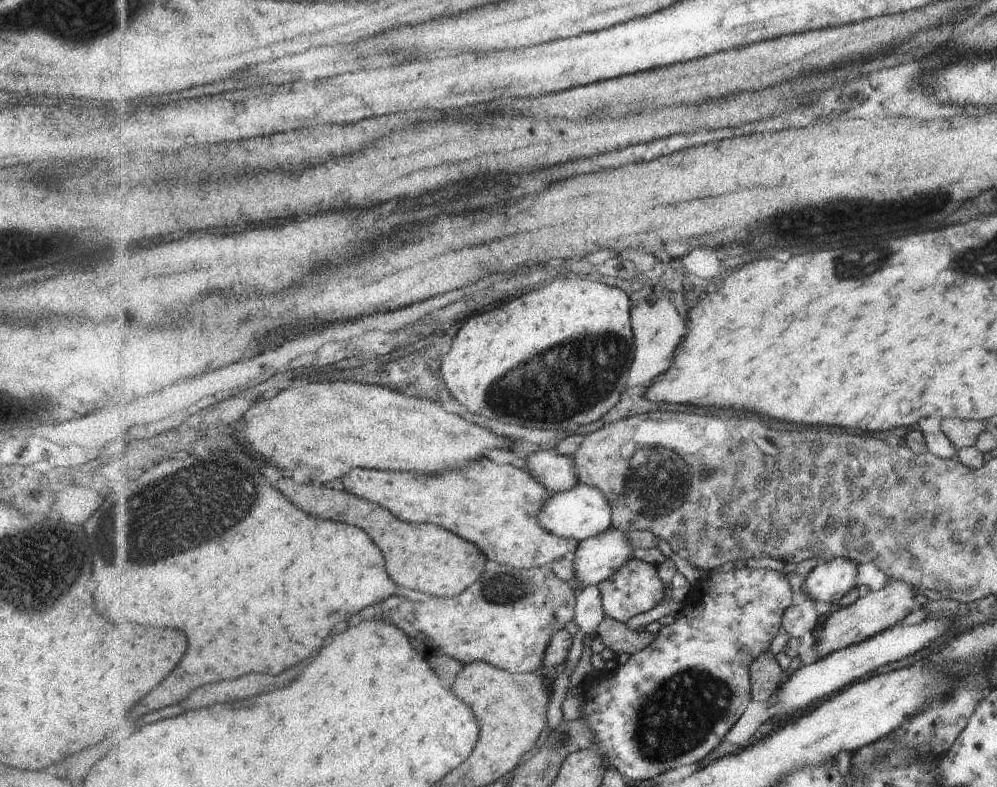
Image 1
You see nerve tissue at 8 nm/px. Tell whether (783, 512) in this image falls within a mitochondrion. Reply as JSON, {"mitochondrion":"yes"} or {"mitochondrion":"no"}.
{"mitochondrion":"yes"}

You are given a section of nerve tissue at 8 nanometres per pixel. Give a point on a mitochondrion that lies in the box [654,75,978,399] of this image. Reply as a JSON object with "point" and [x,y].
{"point":[847,260]}

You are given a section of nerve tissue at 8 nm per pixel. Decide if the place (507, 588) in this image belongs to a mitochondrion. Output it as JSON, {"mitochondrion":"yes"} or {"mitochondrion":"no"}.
{"mitochondrion":"yes"}

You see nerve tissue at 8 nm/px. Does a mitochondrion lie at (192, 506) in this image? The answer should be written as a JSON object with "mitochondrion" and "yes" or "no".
{"mitochondrion":"yes"}

